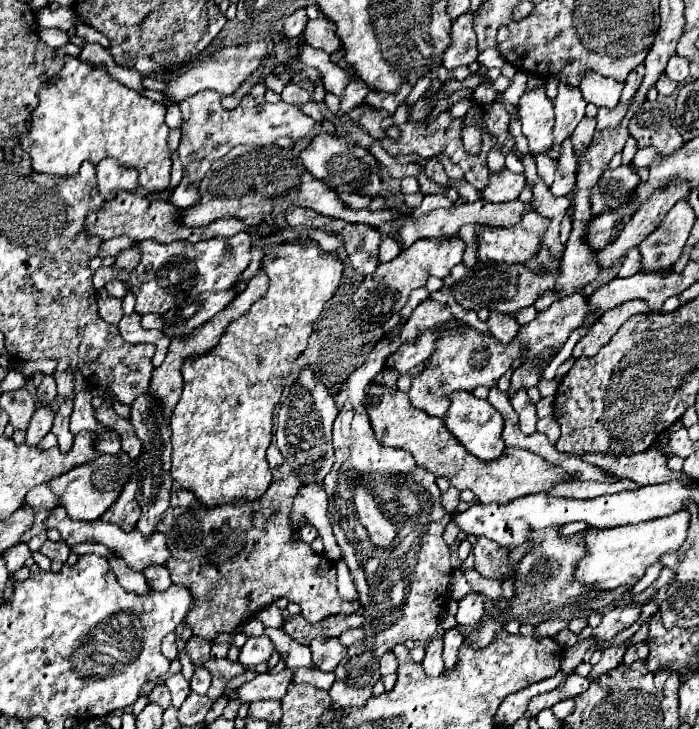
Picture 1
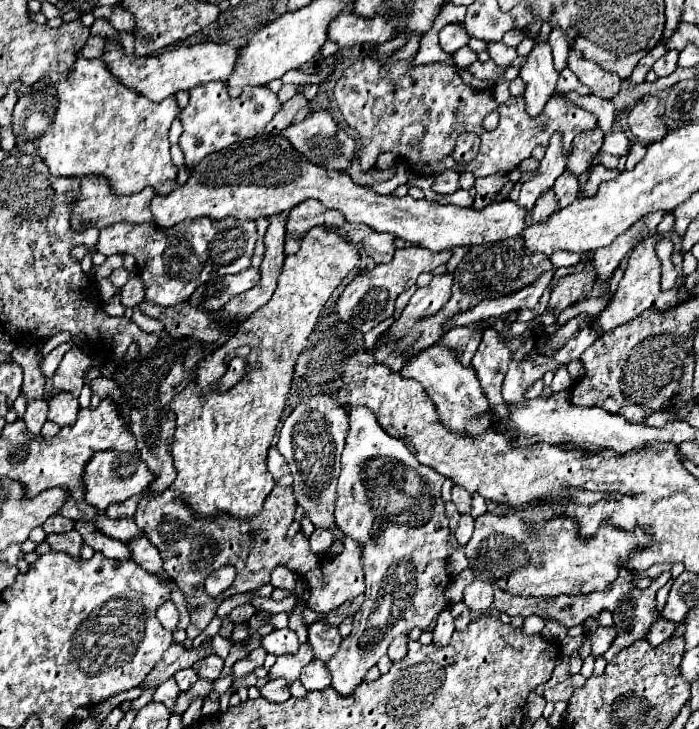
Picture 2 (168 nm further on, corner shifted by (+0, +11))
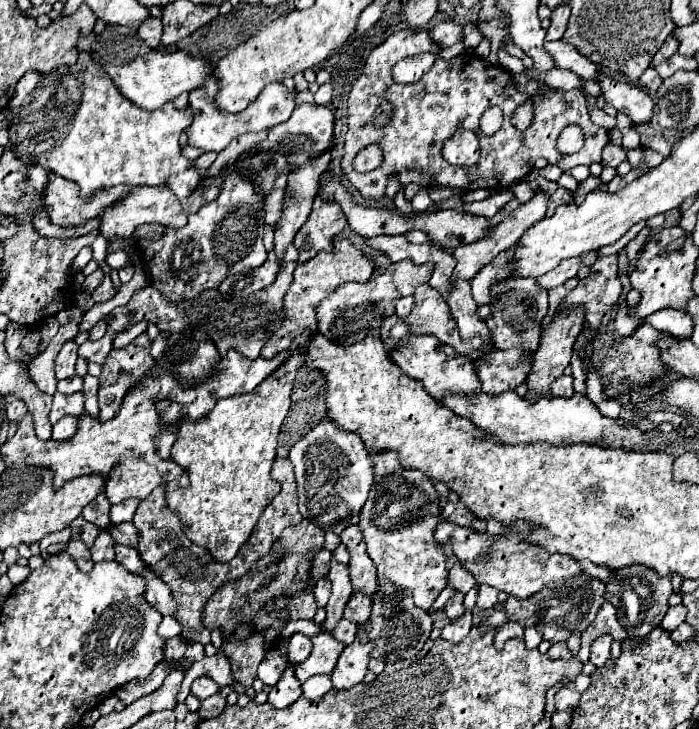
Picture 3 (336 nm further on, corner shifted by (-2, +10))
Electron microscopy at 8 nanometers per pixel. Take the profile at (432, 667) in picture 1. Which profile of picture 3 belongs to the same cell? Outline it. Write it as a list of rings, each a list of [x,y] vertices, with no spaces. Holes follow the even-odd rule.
[[[464,592],[454,594],[454,596],[446,602],[444,610],[446,610],[446,614],[448,614],[448,618],[450,618],[450,620],[460,618],[460,616],[464,614]]]

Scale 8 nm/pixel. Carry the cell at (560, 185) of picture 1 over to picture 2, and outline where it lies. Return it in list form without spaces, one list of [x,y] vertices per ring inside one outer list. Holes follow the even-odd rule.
[[[564,171],[556,183],[554,183],[554,193],[558,197],[558,207],[566,207],[568,203],[572,203],[576,199],[576,193],[578,193],[578,177],[570,171]]]

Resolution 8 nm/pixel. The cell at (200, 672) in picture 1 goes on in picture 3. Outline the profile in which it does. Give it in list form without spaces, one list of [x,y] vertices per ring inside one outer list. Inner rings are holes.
[[[204,656],[202,660],[194,662],[190,666],[190,670],[186,670],[186,678],[184,678],[180,691],[177,695],[177,703],[185,702],[189,694],[191,694],[191,685],[196,678],[202,676],[210,676],[214,678],[214,682],[218,682],[220,686],[226,686],[232,682],[232,670],[230,670],[230,662],[226,656]]]

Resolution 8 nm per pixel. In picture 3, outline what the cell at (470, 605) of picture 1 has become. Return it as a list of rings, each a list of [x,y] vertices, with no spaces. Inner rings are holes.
[[[480,586],[480,594],[478,594],[476,606],[478,608],[492,608],[496,602],[498,604],[506,602],[506,598],[508,598],[508,594],[502,594],[502,592],[498,592],[498,590],[490,588],[490,586]]]

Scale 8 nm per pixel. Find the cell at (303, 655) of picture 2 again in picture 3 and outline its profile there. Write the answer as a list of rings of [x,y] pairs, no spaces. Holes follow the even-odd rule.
[[[326,632],[314,636],[312,642],[314,642],[314,650],[310,658],[302,664],[296,664],[296,678],[300,682],[316,674],[332,674],[342,650],[346,648],[342,642],[338,642],[332,634],[326,634]]]

